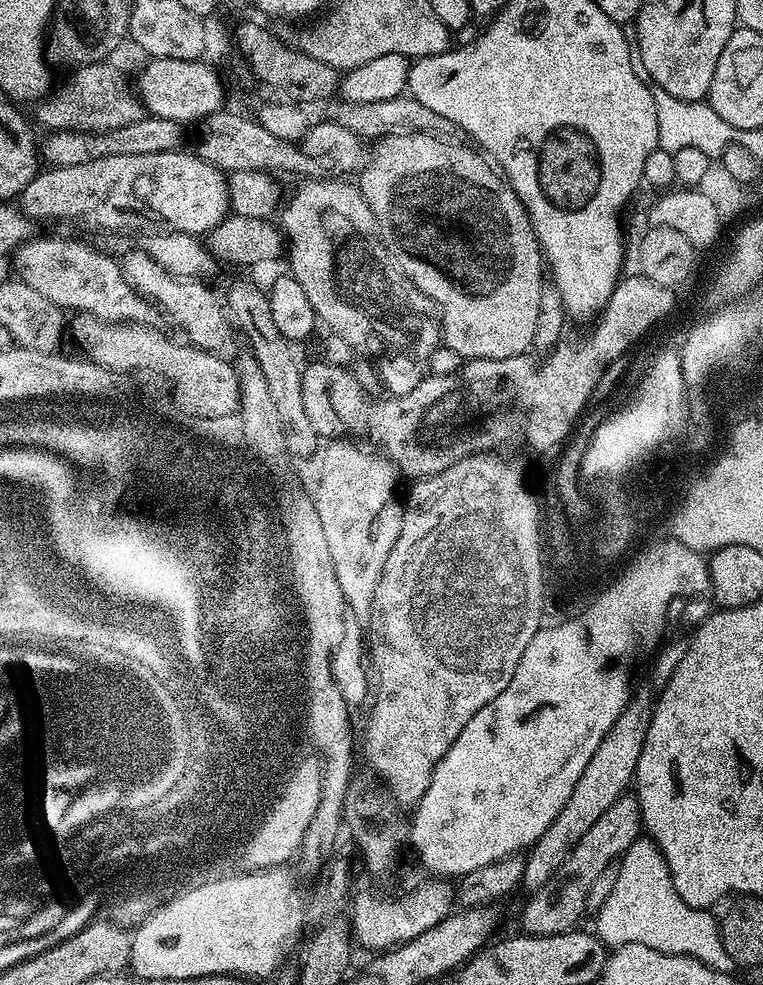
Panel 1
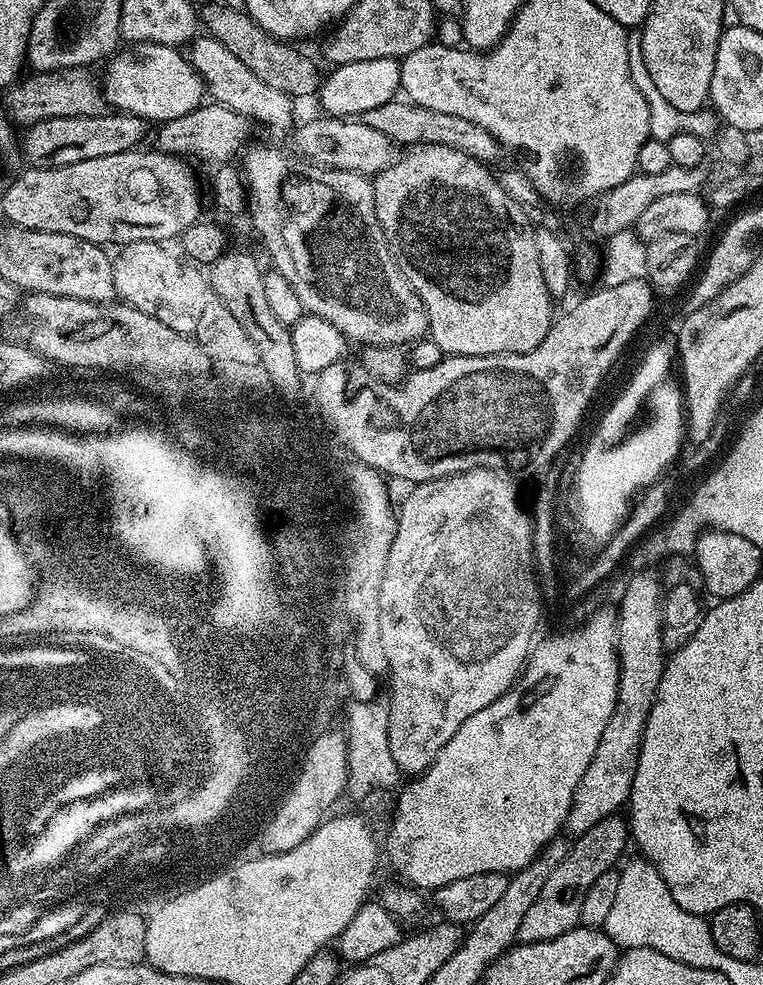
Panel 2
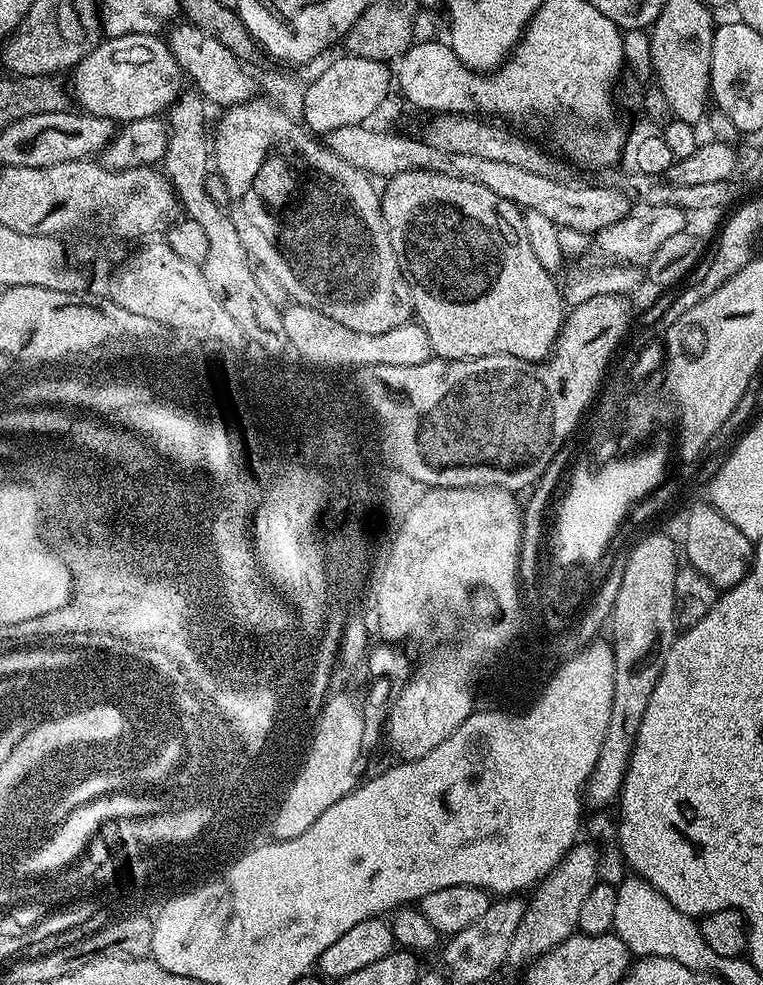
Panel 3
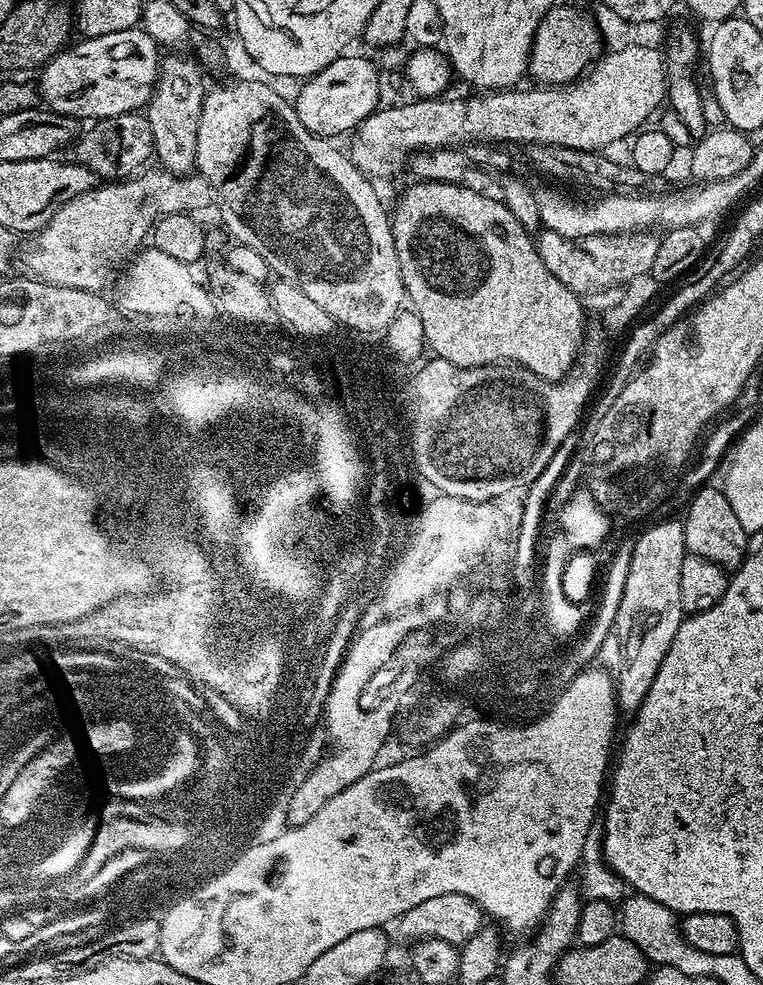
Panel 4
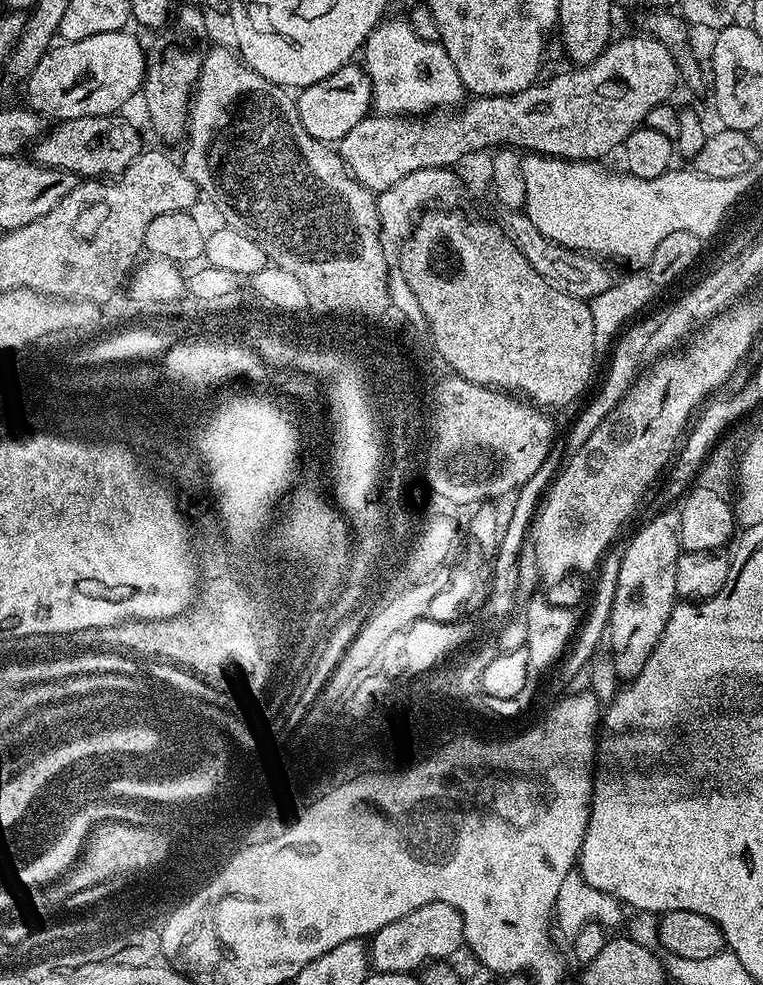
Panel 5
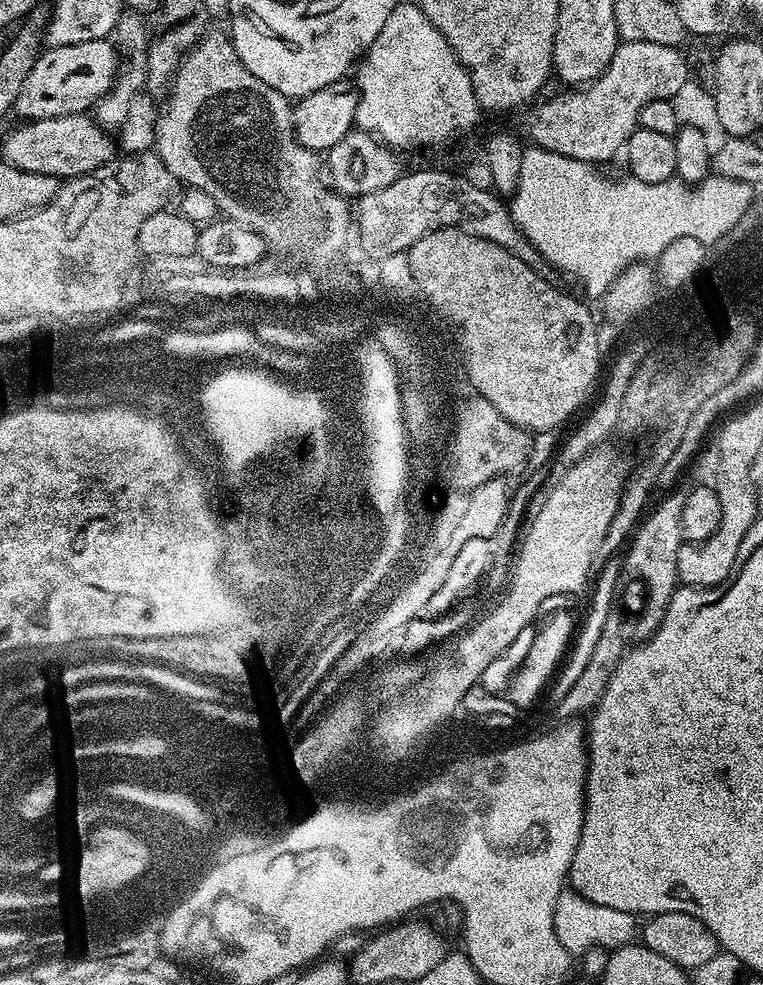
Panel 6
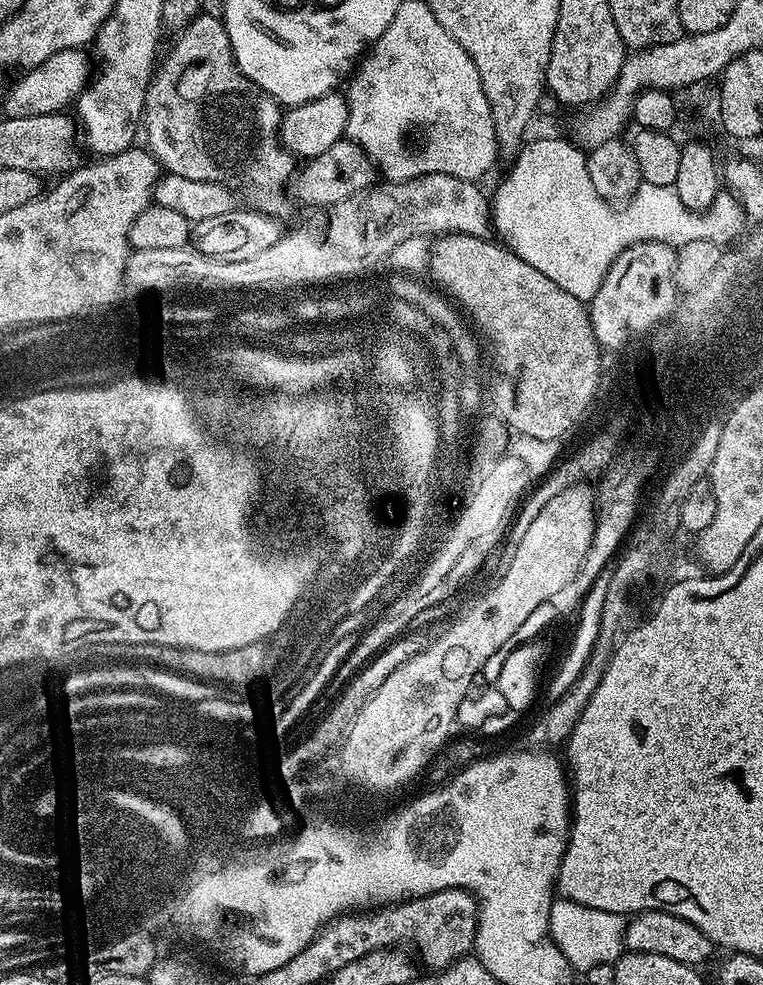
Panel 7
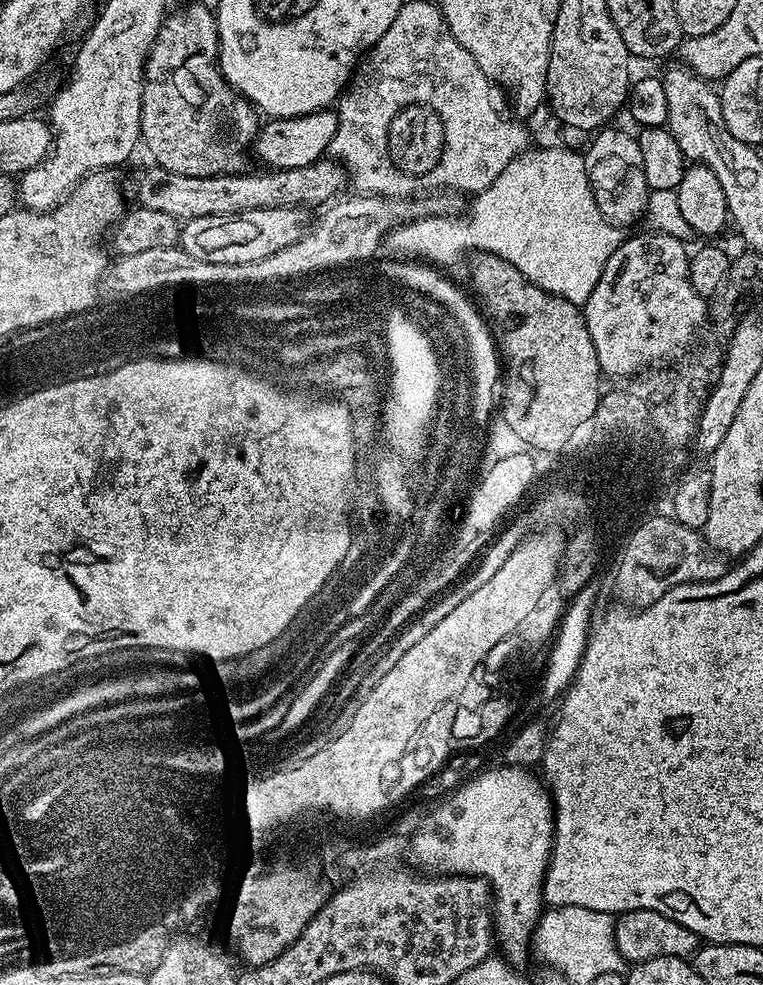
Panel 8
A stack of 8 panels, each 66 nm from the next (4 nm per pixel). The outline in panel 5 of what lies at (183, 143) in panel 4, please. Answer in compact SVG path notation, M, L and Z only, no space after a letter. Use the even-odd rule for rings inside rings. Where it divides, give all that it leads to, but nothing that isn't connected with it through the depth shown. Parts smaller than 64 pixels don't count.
M180 8L177 12L175 9L170 23L159 34L153 35L156 37L153 38L152 45L149 43L146 48L142 85L144 108L148 111L148 120L152 123L153 130L168 144L179 145L185 139L188 109L204 61L200 39L204 36L205 13L197 8Z

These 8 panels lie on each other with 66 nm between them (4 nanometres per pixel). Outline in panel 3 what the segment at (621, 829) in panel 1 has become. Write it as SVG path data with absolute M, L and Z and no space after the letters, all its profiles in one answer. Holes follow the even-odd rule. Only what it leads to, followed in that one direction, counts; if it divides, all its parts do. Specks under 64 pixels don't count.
M577 842L572 849L561 858L555 870L541 880L527 901L522 922L518 922L518 931L510 941L507 963L527 966L542 954L554 950L558 942L566 942L577 931L578 913L582 902L590 894L590 890L598 883L600 874L600 848L595 843Z

